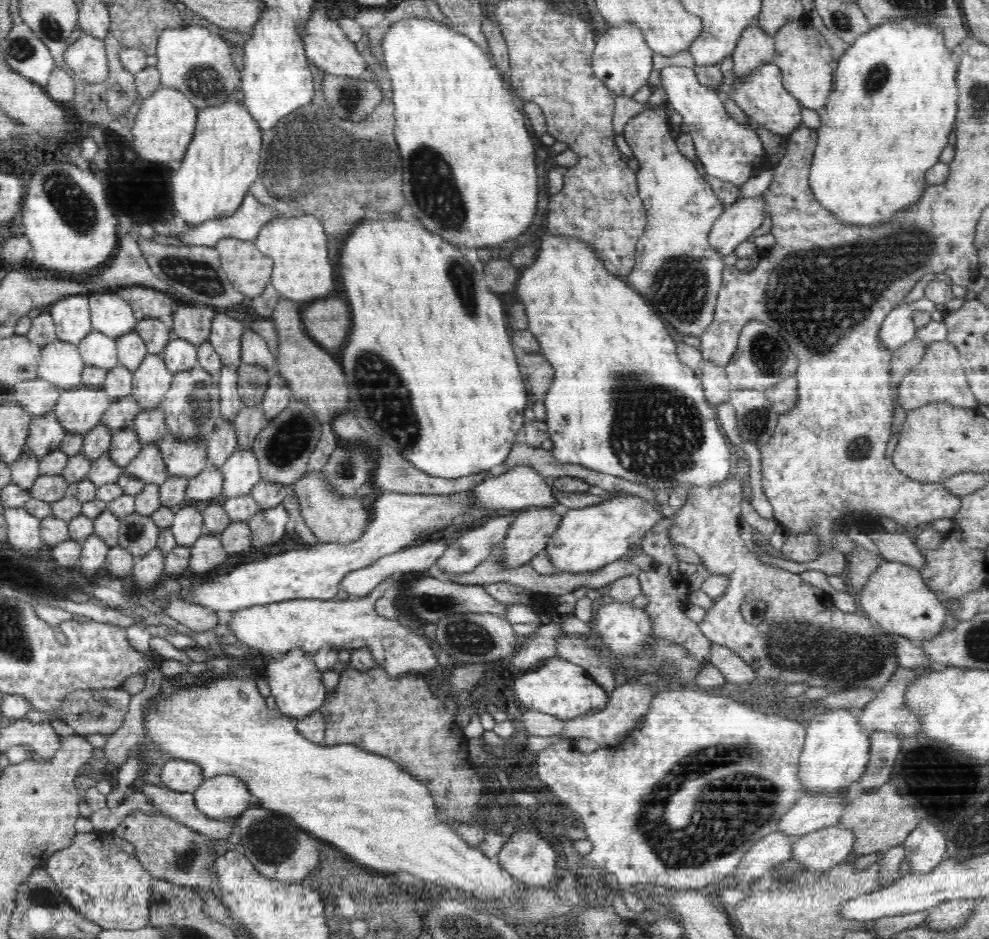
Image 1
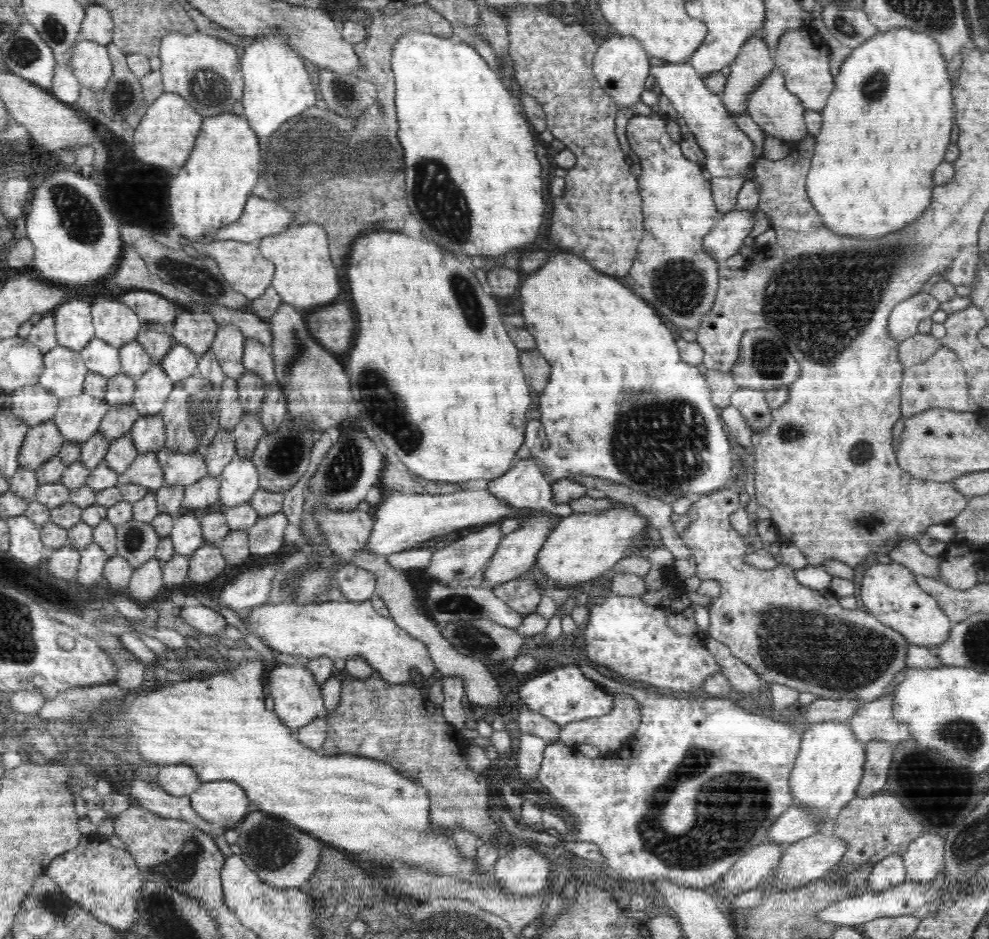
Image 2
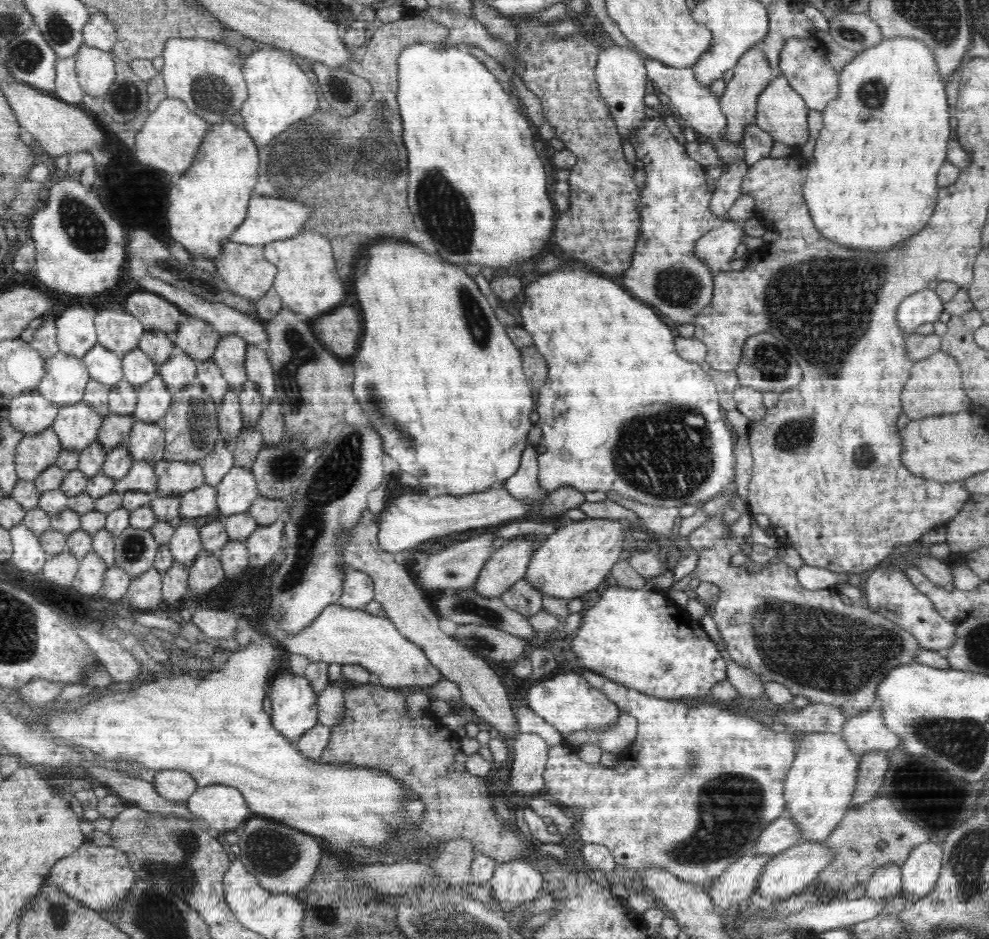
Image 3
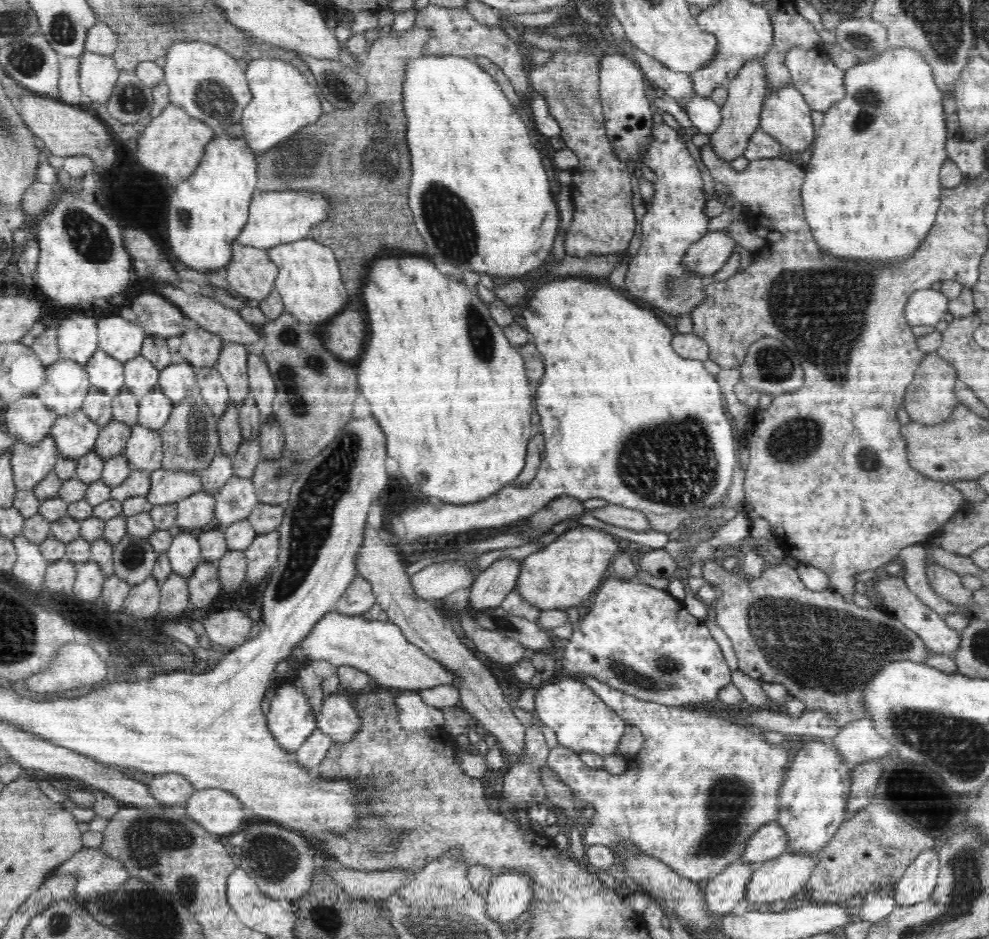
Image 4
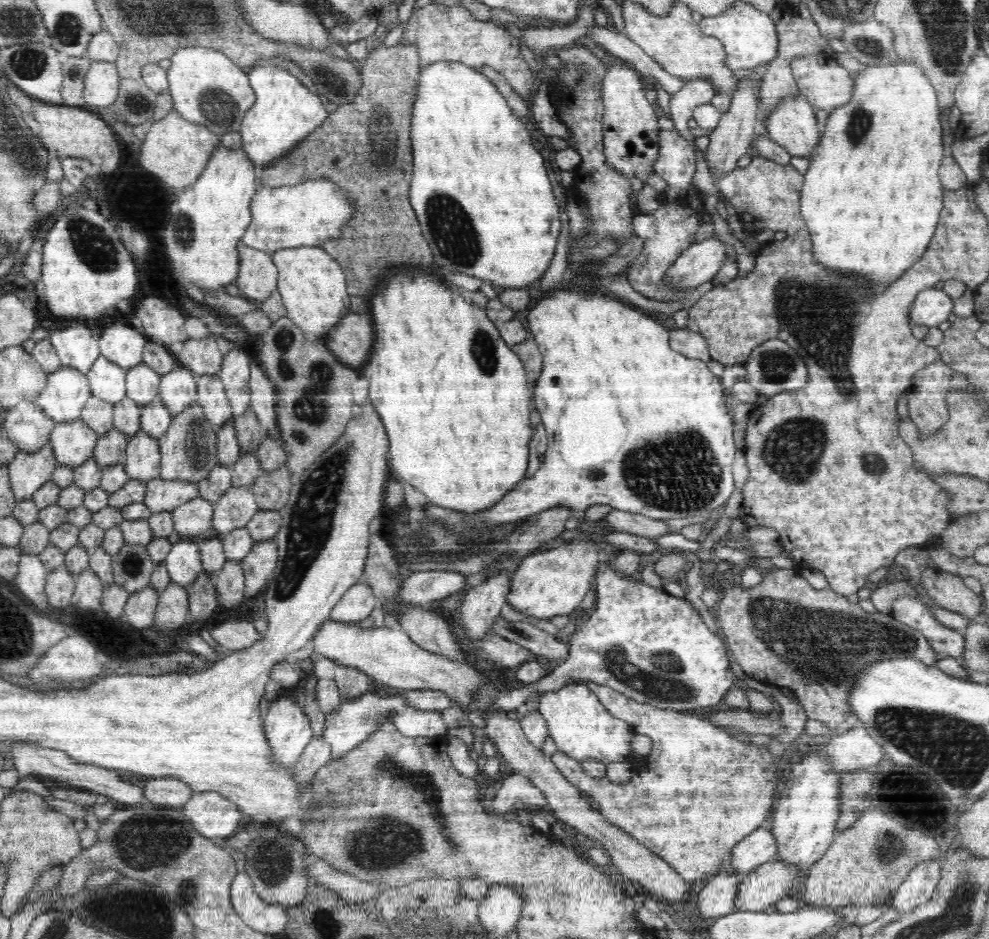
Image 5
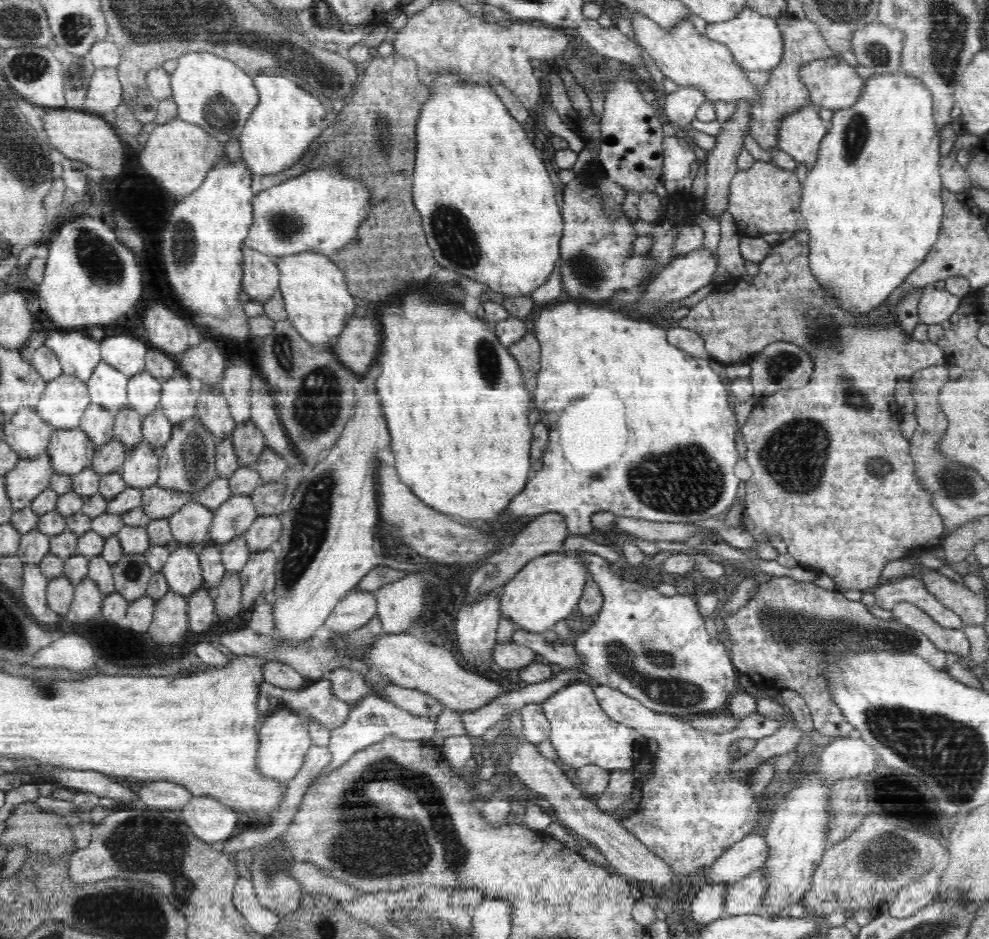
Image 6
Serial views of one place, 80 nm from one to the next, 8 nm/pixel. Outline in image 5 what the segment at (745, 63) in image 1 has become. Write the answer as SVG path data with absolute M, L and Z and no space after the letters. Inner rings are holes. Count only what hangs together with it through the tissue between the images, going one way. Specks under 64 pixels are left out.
M741 80L732 96L730 110L726 114L721 114L721 120L717 127L708 133L709 145L705 150L707 162L711 173L714 173L714 180L724 178L731 170L737 166L737 160L742 158L744 154L750 152L750 144L758 132L760 123L760 103L758 101L758 85L750 80Z

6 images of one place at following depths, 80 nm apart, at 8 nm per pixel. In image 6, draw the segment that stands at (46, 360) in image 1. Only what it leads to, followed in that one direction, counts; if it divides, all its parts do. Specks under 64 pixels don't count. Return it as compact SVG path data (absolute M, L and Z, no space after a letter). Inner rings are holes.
M63 372L47 383L36 412L55 430L74 430L90 403L87 383Z

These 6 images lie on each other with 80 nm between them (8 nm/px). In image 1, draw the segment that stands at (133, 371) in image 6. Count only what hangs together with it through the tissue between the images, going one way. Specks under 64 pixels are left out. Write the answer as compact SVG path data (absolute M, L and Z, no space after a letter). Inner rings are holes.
M92 292L87 297L94 331L114 340L135 331L137 317L130 303L118 292Z

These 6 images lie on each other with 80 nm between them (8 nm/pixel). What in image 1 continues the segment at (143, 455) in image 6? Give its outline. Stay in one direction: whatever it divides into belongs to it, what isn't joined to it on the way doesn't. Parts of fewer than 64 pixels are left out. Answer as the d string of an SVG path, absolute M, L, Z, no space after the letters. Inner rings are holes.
M162 407L151 409L141 409L133 418L131 427L138 434L142 446L156 443L164 436L168 435L168 425L166 425L166 413Z

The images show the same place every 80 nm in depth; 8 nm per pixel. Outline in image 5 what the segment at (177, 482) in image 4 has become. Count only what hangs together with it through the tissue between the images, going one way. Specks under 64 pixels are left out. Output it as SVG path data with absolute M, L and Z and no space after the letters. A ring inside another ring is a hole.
M153 478L146 482L144 504L151 513L173 511L186 501L200 497L199 485L184 480Z

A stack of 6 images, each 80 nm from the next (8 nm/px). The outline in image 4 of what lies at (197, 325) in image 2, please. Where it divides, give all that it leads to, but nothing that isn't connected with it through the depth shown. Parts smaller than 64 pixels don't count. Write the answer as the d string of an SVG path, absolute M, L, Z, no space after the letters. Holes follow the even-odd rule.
M198 327L196 330L186 331L179 337L179 353L195 370L216 366L222 350L220 336Z

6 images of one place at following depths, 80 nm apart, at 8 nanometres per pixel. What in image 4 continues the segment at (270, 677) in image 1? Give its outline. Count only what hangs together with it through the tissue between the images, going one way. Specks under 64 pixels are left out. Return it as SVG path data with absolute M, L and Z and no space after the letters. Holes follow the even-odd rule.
M284 681L274 692L267 727L275 742L286 754L295 754L298 747L317 729L308 695L291 681Z

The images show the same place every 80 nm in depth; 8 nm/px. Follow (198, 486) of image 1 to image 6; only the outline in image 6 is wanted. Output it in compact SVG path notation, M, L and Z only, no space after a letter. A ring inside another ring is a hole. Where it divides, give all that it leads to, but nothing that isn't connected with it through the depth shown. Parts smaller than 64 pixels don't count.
M192 500L169 516L173 540L197 548L207 543L213 511Z

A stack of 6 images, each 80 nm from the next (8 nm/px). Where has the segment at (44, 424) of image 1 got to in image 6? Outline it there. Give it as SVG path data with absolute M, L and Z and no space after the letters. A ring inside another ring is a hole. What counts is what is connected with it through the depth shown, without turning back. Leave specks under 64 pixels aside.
M48 453L36 458L19 457L19 461L5 474L6 496L14 510L30 507L32 500L50 486L52 459Z

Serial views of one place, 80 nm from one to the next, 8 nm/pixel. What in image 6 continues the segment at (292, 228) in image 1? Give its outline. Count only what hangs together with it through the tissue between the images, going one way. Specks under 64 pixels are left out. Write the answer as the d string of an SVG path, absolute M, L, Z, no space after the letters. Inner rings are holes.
M300 253L275 261L281 274L279 289L285 300L287 319L311 346L330 351L348 326L356 308L342 270L330 258L322 255Z

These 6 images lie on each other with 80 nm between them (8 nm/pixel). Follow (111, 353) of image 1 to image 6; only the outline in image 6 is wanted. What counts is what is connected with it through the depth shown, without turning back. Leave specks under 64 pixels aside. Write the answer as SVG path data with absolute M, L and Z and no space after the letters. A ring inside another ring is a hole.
M98 363L87 383L91 402L116 416L129 404L127 379L110 364Z

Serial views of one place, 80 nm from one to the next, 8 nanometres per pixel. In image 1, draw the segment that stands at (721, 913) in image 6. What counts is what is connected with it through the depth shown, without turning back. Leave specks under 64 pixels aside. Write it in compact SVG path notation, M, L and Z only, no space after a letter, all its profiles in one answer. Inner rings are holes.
M775 830L763 839L757 840L748 849L734 872L740 880L739 887L745 887L756 877L762 876L762 873L776 863L788 860L792 856L792 844L795 839Z

